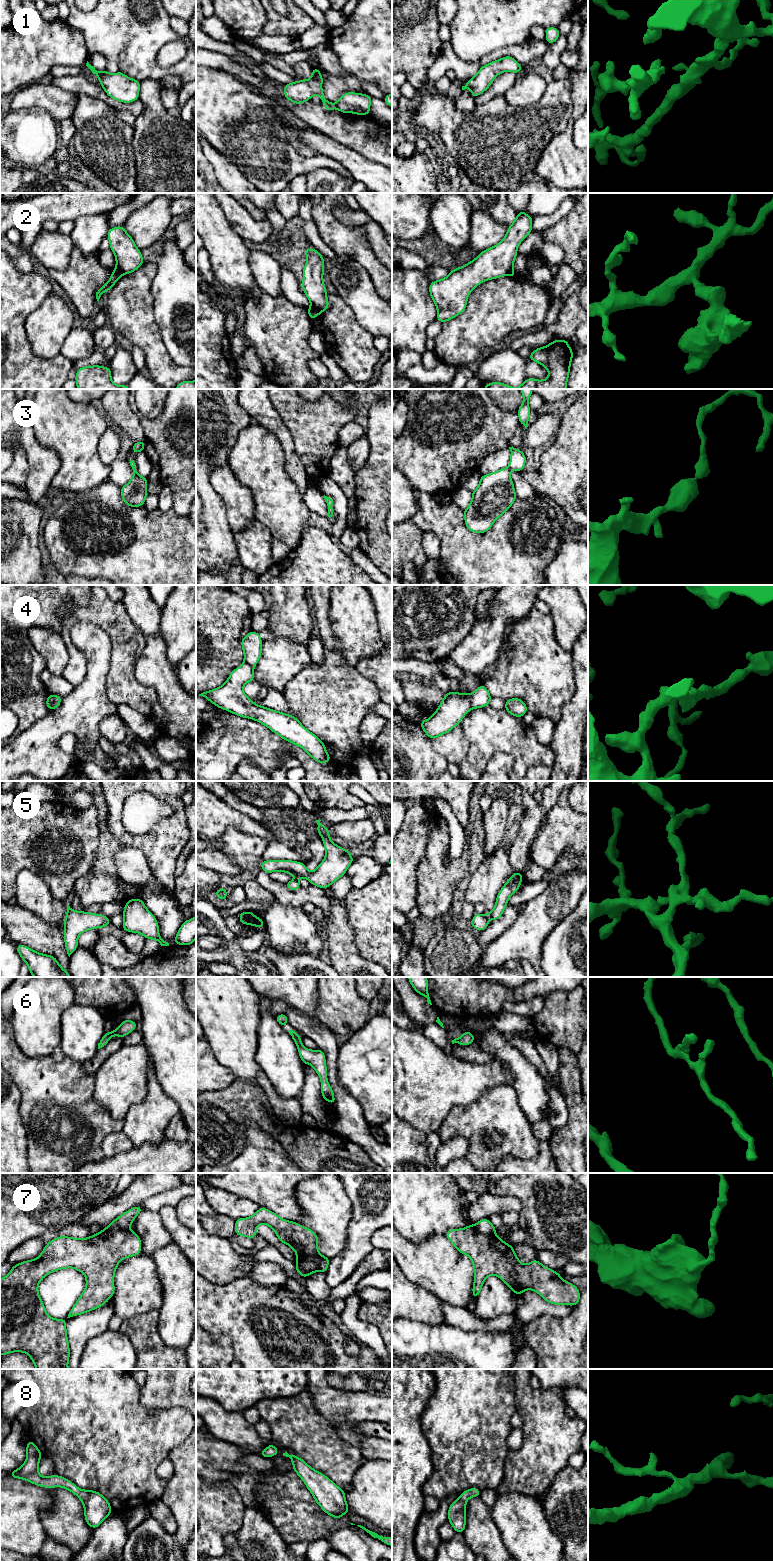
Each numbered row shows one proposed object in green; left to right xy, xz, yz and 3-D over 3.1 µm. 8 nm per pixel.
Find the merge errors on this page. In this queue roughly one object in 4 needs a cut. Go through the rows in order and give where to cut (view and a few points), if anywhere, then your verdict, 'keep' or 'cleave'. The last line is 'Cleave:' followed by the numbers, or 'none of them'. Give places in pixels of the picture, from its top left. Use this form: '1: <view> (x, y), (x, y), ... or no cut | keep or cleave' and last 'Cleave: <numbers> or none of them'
1: no cut | keep
2: xz (311, 305), (319, 312) | cleave
3: no cut | keep
4: yz (470, 694), (470, 705), (472, 708) | cleave
5: no cut | keep
6: no cut | keep
7: xz (295, 1263), (310, 1259), (318, 1268) | cleave
8: no cut | keep
Cleave: 2, 4, 7

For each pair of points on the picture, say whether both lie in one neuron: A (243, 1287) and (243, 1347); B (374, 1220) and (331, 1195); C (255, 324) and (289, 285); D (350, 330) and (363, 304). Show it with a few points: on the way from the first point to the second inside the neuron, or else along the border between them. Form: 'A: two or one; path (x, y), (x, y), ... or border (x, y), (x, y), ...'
A: one; path (243, 1302), (243, 1332)
B: two; border (343, 1185), (352, 1210), (352, 1218), (347, 1230)
C: two; border (282, 292), (294, 303), (302, 305)
D: two; border (342, 300), (352, 311), (355, 320), (372, 336)

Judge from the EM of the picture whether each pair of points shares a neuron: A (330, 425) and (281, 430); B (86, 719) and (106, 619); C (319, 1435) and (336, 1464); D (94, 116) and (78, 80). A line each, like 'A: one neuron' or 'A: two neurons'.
A: two neurons
B: two neurons
C: one neuron
D: two neurons

